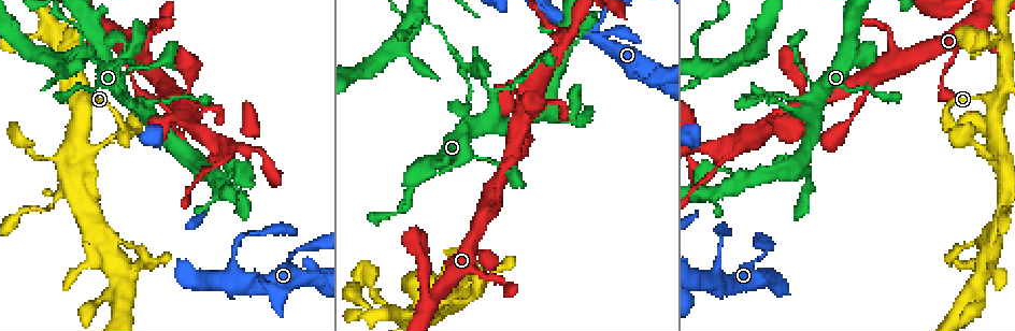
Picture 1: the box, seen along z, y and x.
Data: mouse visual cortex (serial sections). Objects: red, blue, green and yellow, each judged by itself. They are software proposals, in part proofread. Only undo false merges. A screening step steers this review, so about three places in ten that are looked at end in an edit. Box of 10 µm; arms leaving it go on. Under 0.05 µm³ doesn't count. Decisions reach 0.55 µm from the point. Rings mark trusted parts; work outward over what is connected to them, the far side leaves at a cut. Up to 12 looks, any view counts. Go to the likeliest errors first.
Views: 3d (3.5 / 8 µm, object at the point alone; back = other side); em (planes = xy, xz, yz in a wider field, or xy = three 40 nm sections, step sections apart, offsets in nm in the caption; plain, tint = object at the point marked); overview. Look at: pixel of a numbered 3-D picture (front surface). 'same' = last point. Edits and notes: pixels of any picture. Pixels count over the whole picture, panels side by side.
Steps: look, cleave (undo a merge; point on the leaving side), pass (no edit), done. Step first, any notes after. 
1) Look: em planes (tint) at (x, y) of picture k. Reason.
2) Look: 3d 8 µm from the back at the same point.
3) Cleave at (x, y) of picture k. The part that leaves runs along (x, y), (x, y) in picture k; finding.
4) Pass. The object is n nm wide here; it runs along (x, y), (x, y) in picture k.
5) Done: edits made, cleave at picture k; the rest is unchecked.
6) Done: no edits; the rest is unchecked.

Look: 3d 3.5 µm at (952, 127) of picture 1. Sharp bend.

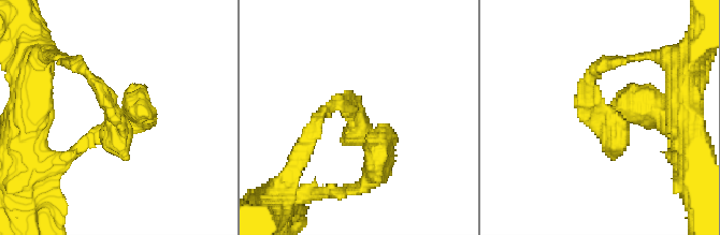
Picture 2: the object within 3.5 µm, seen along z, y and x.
Look: em xy step 1 (tint) at (598, 118) of picture 2. Need the tissue.

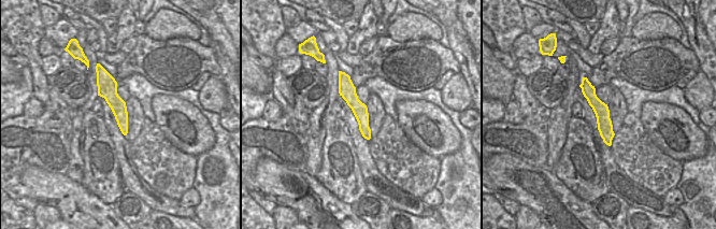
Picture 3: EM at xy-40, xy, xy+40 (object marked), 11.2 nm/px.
Pass. It runs along (341, 74), (368, 136) in picture 3; continuous, no second cell.

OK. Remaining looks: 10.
Look: 3d 8 µm at (494, 95) of picture 1. Abrupt turn.

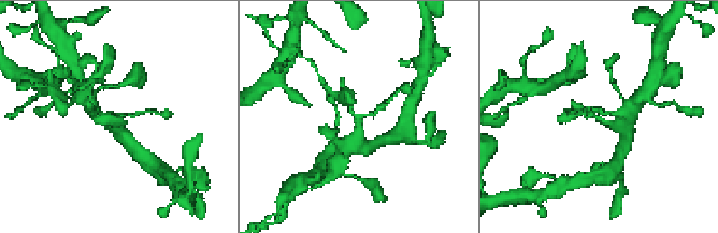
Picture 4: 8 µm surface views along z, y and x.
Look: 3d 3.5 µm from the back at the same point.

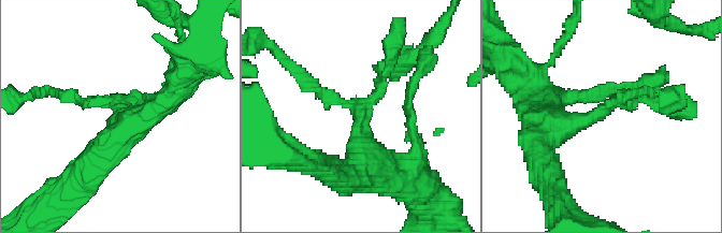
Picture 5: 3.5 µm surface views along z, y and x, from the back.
Look: em xy step 5 (tint) at (117, 109) of picture 5. Now the EM.

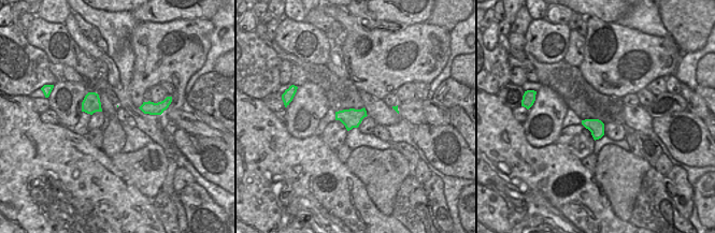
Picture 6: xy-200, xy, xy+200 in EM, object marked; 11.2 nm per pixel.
Pass. Continuous, no second cell.

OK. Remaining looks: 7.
Look: 3d 3.5 µm at (718, 280) of picture 1. Looks like a crossing.

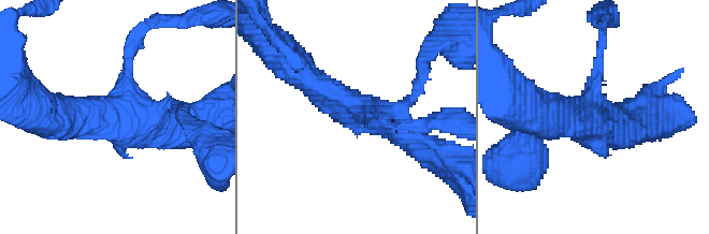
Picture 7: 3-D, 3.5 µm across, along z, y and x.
Look: em xy step 5 (tint) at (594, 115) of picture 7. 4 arms meet here; the arms are 150, 150, 400, 450 nm wide.

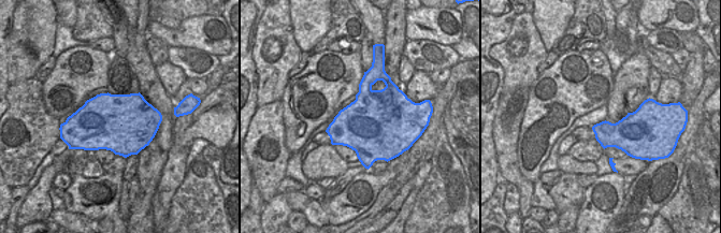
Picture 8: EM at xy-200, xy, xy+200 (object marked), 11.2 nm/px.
Pass. The object is 800 nm wide here; it runs along (435, 154), (313, 82) in picture 7; one cell here.

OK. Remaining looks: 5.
Look: 3d 3.5 µm at (467, 108) of picture 1. Sharp bend.

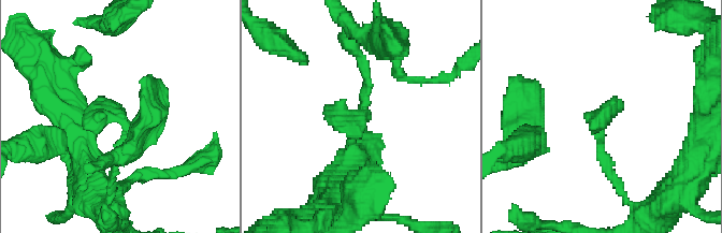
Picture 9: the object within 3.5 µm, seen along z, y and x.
Look: em xy step 5 (tint) at (362, 118) of picture 9. Shape alone is not enough.

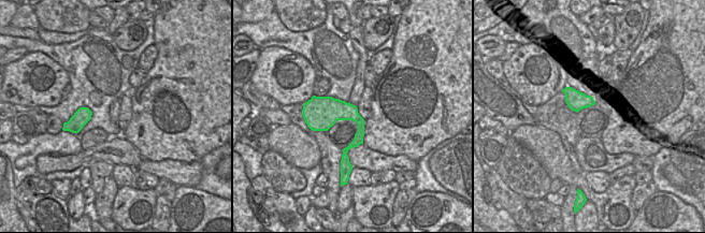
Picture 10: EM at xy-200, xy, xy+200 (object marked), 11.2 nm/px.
Pass. It runs along (113, 180), (126, 125), (102, 115), (83, 128) in picture 9; all the same cell.

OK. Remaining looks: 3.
Look: 3d 3.5 µm at (75, 42) of picture 1. Sharp bend.

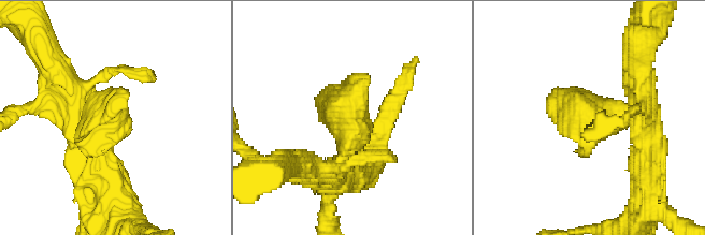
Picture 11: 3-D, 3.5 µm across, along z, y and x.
Look: em xy step 5 (tint) at (593, 115) of picture 11. Need the tissue.

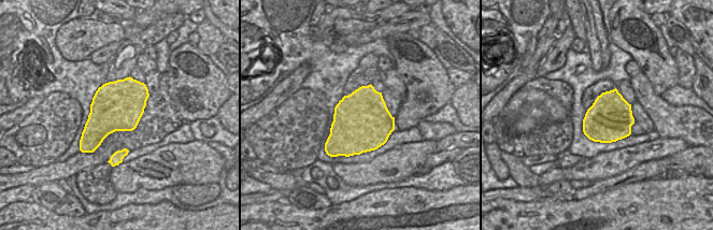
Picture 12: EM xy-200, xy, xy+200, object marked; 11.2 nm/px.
Pass. It runs along (320, 175), (347, 156), (367, 73) in picture 11; all the same cell.

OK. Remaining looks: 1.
Done: no edits; the rest is unchecked.

